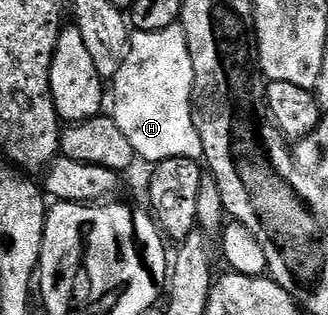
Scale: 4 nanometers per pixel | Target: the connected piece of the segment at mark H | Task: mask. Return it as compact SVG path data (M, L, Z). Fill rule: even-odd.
M176 25L160 31L135 31L127 45L127 55L121 69L115 74L115 111L113 118L116 125L129 137L136 156L140 160L148 159L154 165L169 157L203 159L201 137L193 125L191 112L191 94L193 93L193 61L189 57L189 45L185 41L182 26Z

